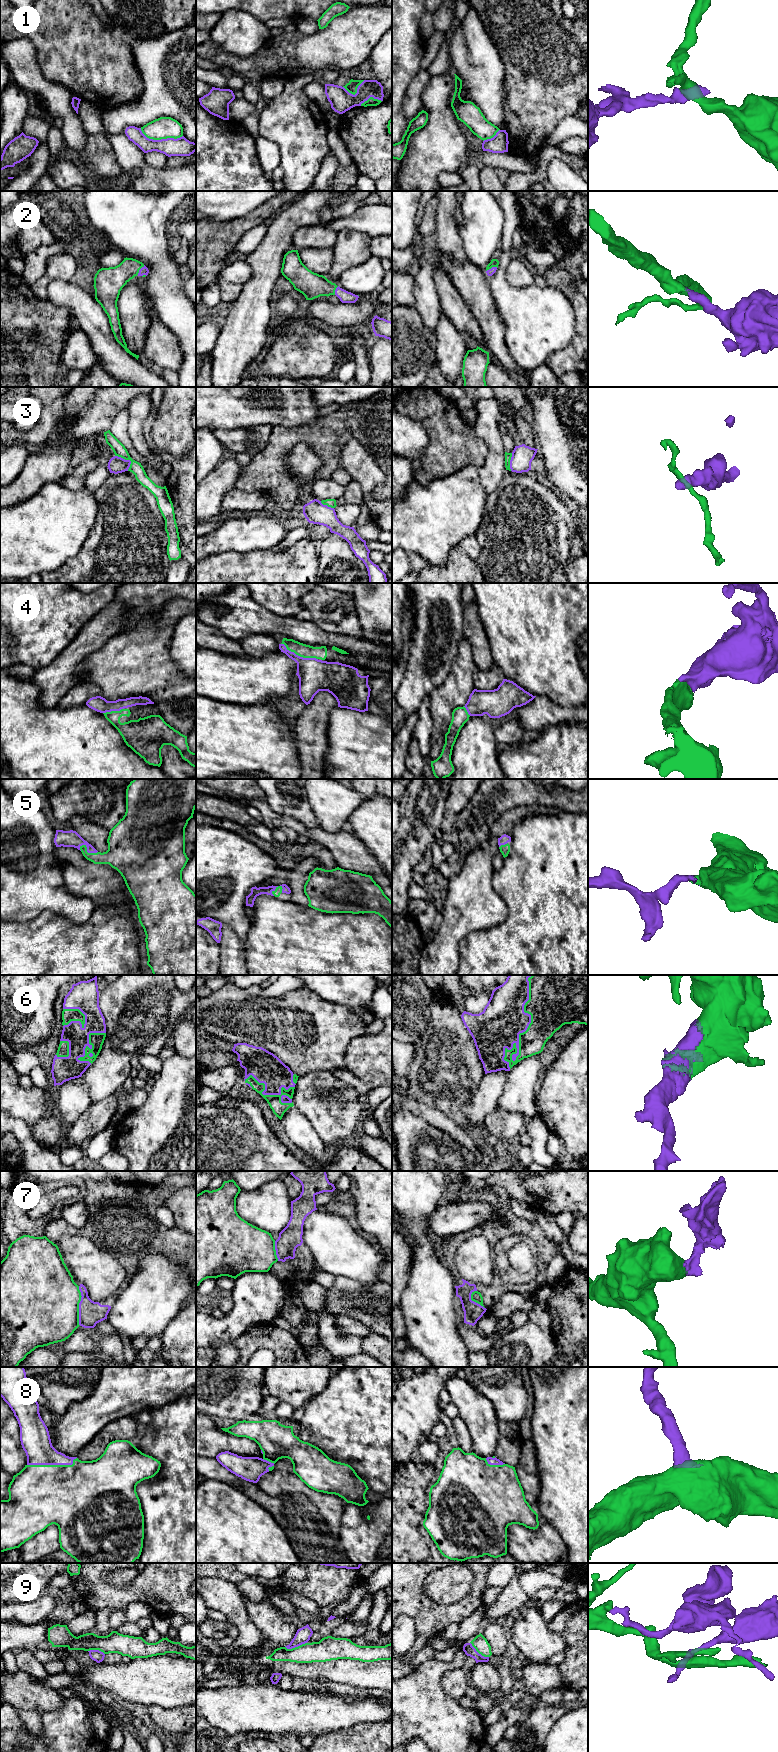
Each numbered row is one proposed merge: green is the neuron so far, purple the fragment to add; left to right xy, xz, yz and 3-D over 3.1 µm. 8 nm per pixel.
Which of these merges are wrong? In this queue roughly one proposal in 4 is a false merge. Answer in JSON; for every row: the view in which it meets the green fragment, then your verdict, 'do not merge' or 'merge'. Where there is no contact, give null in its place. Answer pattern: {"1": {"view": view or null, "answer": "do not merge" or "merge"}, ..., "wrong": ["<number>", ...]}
{"1": {"view": "xy", "answer": "do not merge"}, "2": {"view": "yz", "answer": "merge"}, "3": {"view": "xy", "answer": "do not merge"}, "4": {"view": "xz", "answer": "merge"}, "5": {"view": "xy", "answer": "merge"}, "6": {"view": "yz", "answer": "merge"}, "7": {"view": "xy", "answer": "do not merge"}, "8": {"view": "xy", "answer": "merge"}, "9": {"view": "xz", "answer": "do not merge"}, "wrong": ["1", "3", "7", "9"]}

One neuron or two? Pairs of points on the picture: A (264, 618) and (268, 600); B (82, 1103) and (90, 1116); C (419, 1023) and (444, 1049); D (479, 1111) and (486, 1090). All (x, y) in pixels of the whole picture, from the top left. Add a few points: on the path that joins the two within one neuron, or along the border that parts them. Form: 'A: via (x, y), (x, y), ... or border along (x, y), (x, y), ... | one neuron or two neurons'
A: border along (250, 593), (262, 607), (288, 617) | two neurons
B: border along (91, 1103), (69, 1125) | two neurons
C: border along (430, 1005), (430, 1020), (422, 1032) | two neurons
D: via (479, 1106), (486, 1099), (486, 1095) | one neuron

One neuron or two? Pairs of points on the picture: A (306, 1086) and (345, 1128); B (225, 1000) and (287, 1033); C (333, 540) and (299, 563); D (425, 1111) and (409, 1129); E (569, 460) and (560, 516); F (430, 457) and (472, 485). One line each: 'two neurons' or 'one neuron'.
A: one neuron
B: one neuron
C: two neurons
D: two neurons
E: two neurons
F: two neurons

